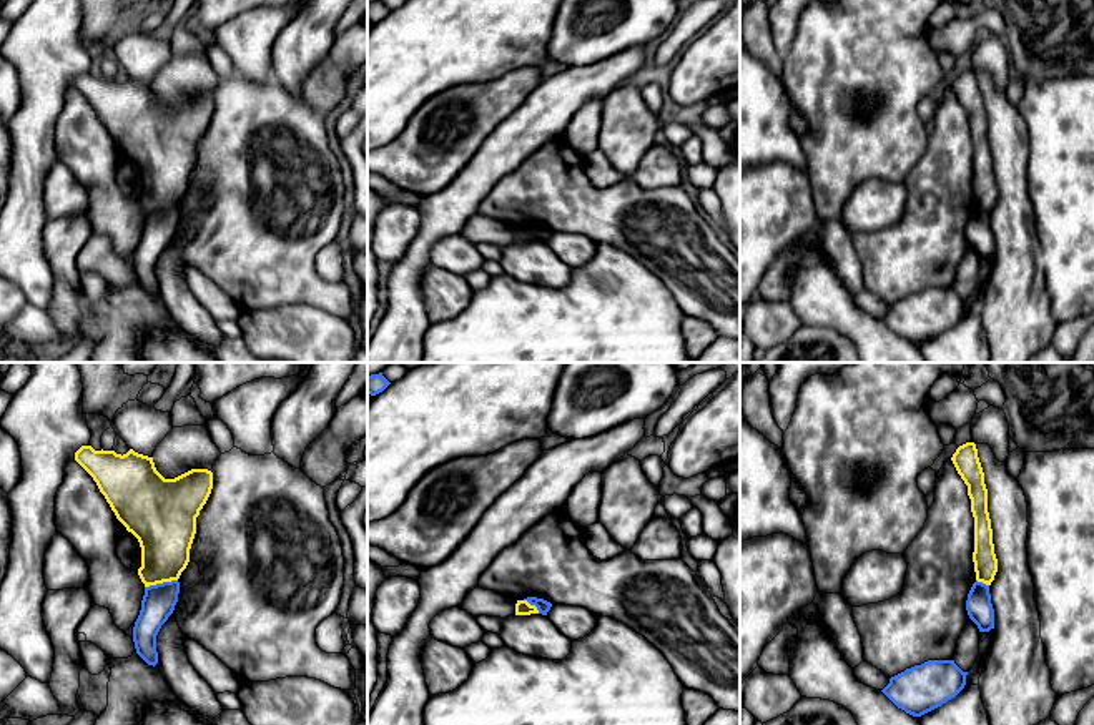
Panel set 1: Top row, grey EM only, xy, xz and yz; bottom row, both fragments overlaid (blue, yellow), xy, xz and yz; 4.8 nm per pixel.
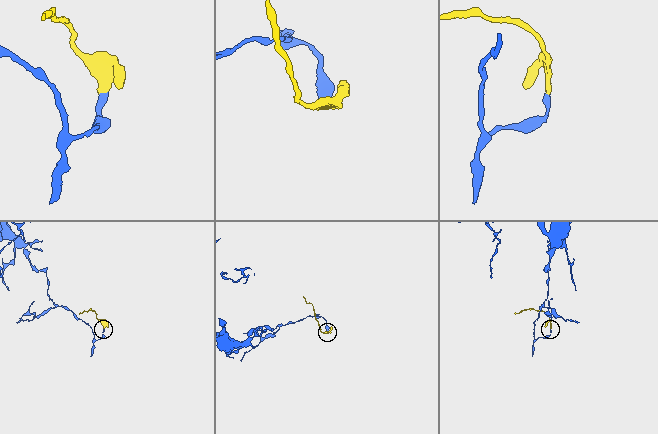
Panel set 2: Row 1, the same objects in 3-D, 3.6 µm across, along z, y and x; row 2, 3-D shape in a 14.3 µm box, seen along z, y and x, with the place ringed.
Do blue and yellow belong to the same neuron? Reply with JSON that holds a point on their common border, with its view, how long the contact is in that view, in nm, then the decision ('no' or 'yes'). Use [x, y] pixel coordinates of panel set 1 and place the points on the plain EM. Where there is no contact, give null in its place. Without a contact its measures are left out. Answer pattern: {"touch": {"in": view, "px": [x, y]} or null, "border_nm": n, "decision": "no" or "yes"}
{"touch": {"in": "xy", "px": [160, 212]}, "border_nm": 170, "decision": "no"}

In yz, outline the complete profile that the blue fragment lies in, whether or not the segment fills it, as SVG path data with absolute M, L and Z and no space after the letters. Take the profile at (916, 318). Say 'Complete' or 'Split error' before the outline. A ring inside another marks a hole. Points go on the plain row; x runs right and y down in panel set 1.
Complete. M928 288L891 304L881 319L898 336L921 344L954 326L964 316L966 303L954 288Z

